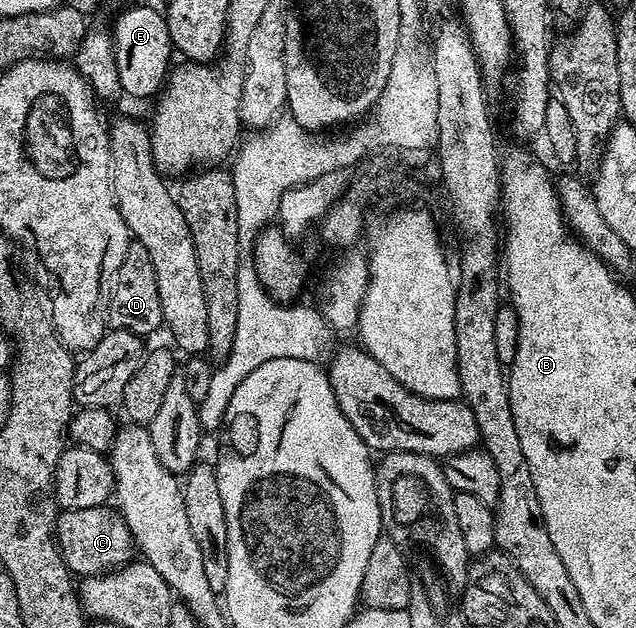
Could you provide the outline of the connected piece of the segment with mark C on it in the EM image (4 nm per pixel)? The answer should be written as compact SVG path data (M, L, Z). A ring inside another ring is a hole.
M108 505L61 510L55 523L55 537L67 568L77 576L108 574L110 570L119 570L135 554L133 537L123 516Z

